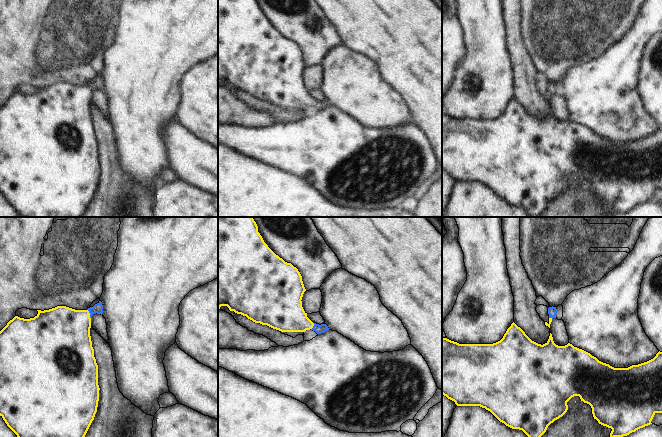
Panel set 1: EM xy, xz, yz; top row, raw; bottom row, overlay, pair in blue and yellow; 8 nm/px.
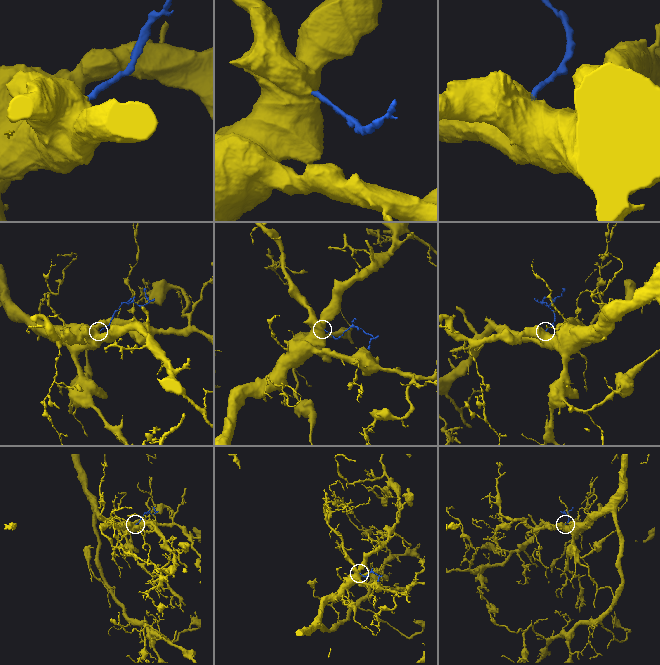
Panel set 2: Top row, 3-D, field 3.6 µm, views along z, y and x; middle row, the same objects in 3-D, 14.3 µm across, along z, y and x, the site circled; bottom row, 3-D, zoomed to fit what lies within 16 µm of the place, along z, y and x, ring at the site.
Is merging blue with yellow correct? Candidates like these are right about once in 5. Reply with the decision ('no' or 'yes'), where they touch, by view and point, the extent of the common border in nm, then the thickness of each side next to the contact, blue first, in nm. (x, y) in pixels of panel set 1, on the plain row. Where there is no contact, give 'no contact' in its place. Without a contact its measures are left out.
yes | xy (90, 90) | 80 nm | 80/400 nm

